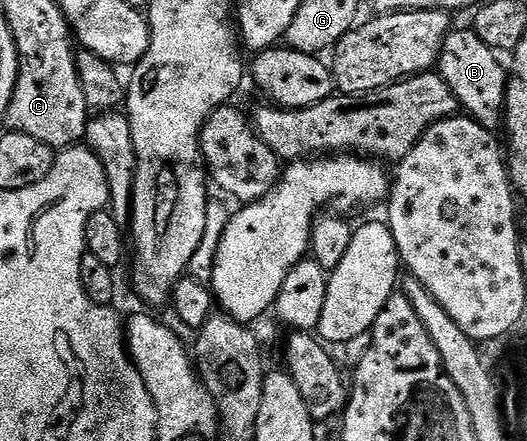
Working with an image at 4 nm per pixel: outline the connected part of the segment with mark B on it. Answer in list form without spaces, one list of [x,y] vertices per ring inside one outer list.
[[[472,30],[465,32],[450,31],[443,42],[439,71],[451,86],[460,107],[478,124],[490,130],[502,127],[505,111],[505,95],[509,90],[510,73],[501,65],[502,57],[476,36]]]

